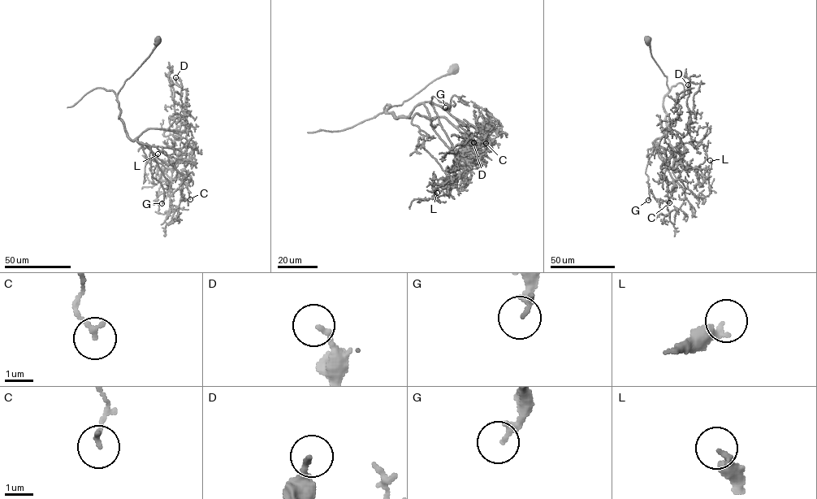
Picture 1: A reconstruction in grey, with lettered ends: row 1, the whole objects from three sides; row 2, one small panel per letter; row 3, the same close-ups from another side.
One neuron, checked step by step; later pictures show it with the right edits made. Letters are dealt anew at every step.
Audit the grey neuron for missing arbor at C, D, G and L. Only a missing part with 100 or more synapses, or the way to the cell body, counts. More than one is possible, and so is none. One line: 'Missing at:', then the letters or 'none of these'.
Missing at: none of these

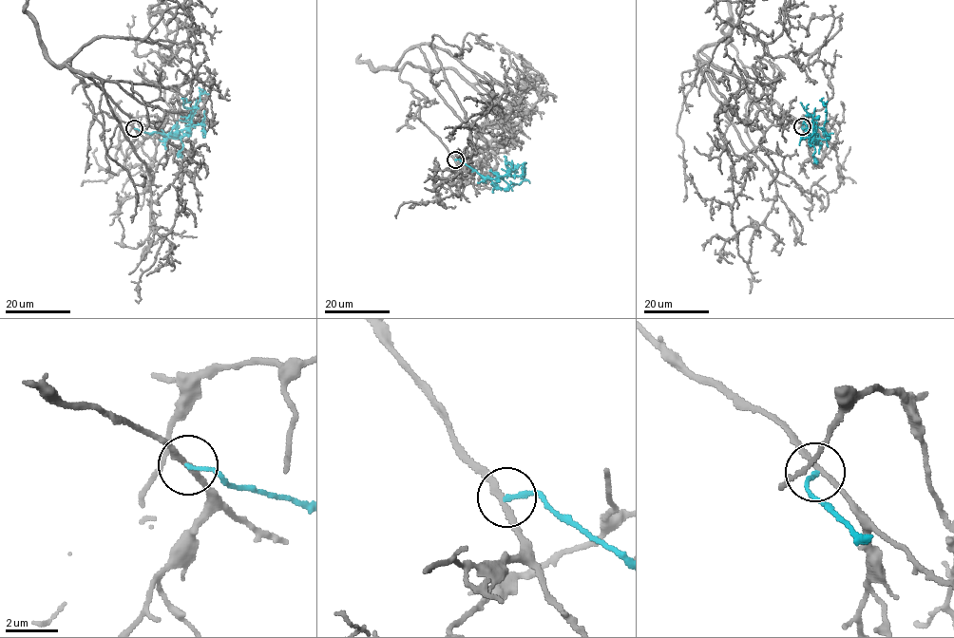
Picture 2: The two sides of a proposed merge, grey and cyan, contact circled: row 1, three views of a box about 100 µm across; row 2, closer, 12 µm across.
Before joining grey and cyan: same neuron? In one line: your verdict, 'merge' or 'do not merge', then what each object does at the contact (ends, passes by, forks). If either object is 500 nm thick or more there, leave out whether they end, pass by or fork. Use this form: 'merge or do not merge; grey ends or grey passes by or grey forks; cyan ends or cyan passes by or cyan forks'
do not merge; grey passes by; cyan ends

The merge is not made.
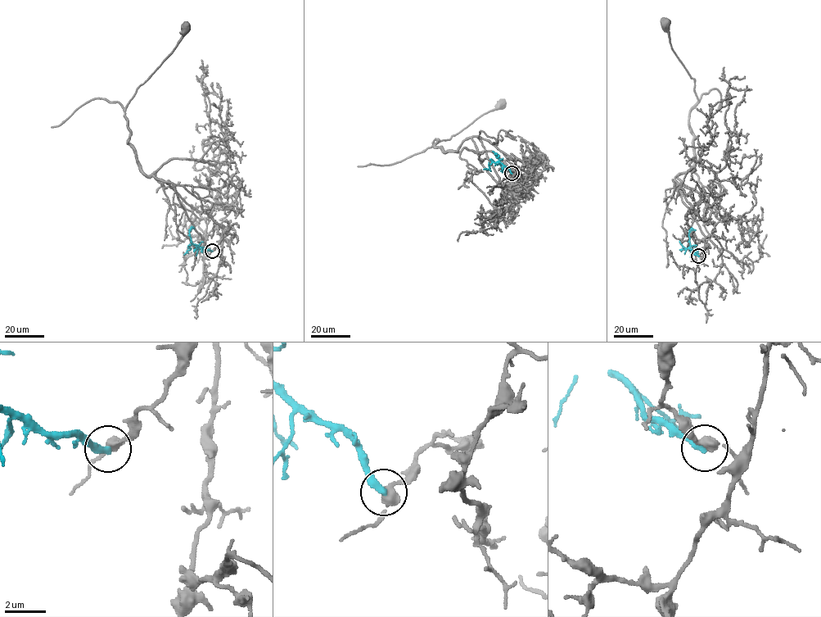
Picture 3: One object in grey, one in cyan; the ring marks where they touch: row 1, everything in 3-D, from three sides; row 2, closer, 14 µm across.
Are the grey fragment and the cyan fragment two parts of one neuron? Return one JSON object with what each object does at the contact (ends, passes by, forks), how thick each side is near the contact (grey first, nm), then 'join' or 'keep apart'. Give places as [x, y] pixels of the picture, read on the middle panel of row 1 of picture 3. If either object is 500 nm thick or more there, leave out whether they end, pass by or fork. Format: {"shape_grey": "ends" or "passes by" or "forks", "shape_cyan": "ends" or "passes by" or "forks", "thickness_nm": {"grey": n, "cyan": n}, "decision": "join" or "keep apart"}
{"shape_grey": "passes by", "shape_cyan": "ends", "thickness_nm": {"grey": 380, "cyan": 360}, "decision": "keep apart"}

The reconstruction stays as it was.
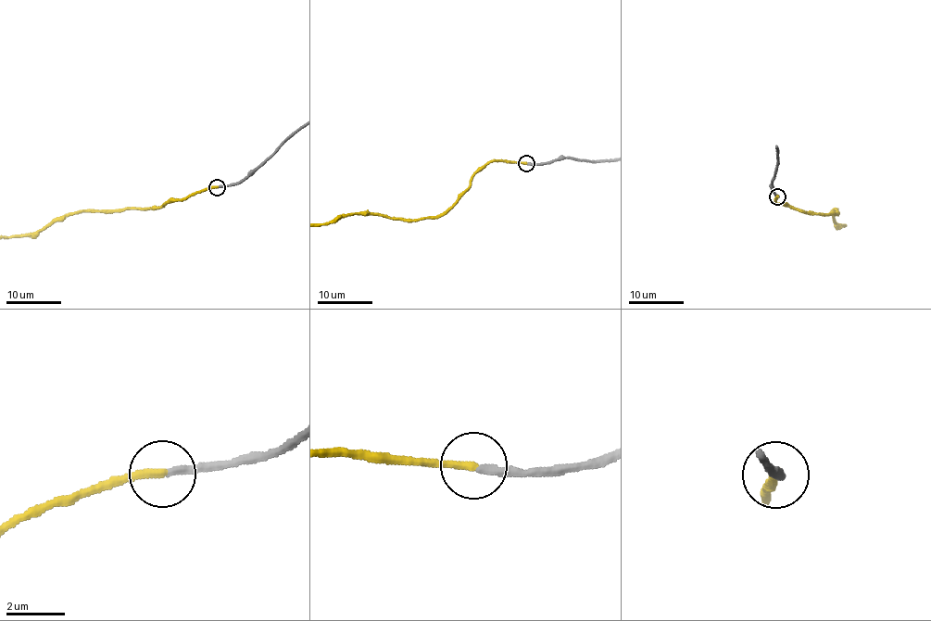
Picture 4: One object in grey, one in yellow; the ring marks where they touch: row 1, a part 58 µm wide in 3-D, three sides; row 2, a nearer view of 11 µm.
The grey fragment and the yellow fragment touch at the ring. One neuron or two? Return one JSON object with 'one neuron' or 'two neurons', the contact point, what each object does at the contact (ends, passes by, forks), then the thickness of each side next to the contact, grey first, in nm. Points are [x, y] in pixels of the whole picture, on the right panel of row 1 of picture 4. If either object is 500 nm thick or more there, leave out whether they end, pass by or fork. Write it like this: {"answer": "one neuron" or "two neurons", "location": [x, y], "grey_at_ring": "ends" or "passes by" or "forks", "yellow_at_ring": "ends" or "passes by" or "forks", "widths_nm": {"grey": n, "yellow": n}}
{"answer": "one neuron", "location": [777, 196], "grey_at_ring": "ends", "yellow_at_ring": "ends", "widths_nm": {"grey": 280, "yellow": 280}}

